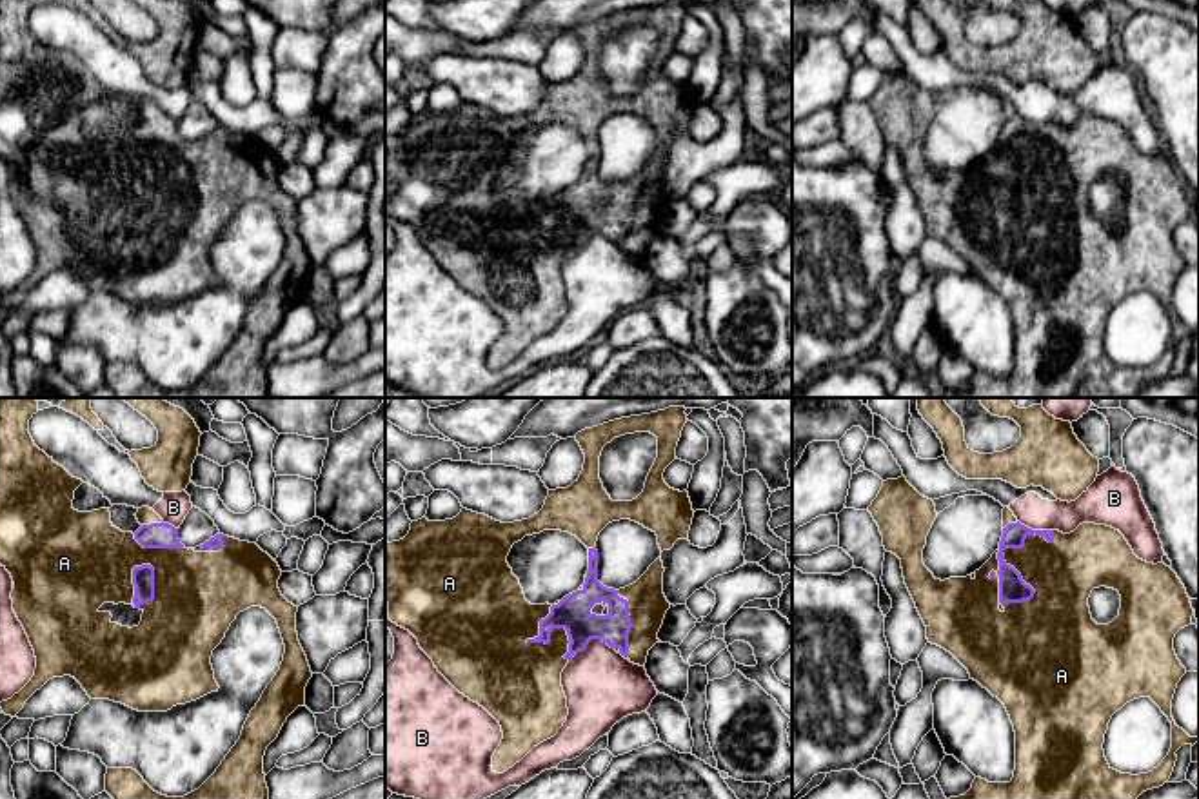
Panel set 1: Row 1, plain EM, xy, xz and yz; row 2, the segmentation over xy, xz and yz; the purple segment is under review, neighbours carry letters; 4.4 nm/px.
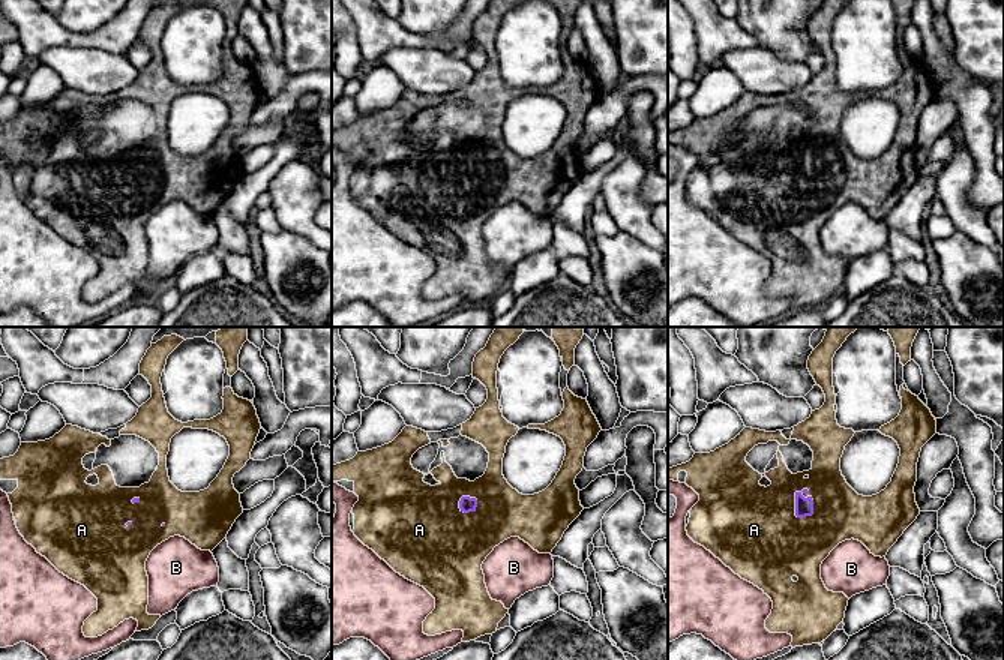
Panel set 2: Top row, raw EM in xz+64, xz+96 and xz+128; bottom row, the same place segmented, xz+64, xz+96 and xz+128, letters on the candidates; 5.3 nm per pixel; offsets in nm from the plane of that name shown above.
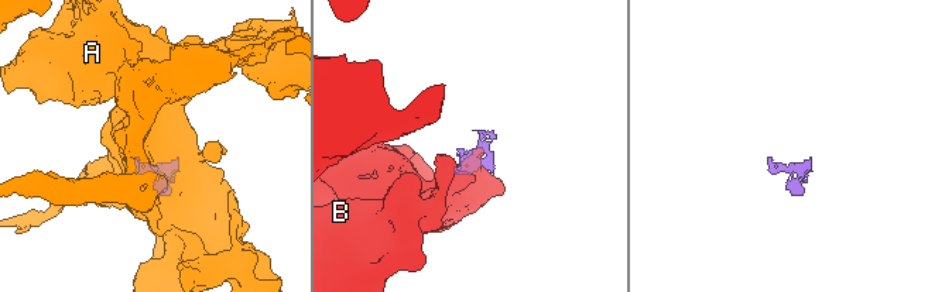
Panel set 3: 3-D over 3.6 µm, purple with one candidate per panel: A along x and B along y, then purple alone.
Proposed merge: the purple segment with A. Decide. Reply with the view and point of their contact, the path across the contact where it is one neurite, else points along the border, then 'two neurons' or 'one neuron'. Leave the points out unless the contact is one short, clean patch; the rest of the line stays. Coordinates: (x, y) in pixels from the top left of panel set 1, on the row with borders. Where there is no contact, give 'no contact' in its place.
contact yz (1007, 547); one neuron

